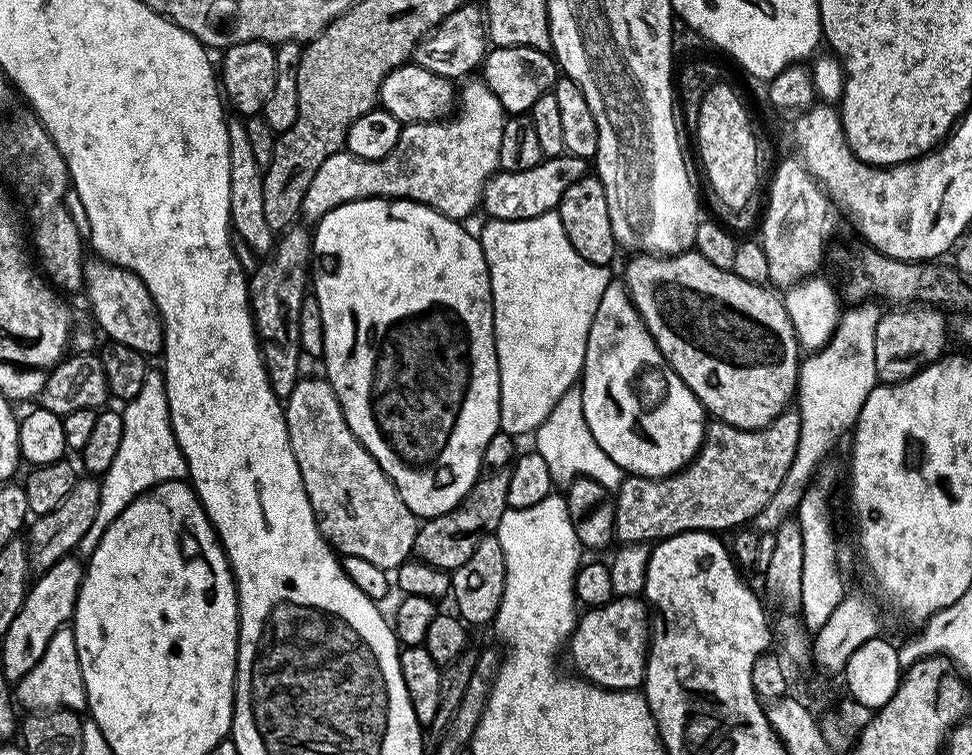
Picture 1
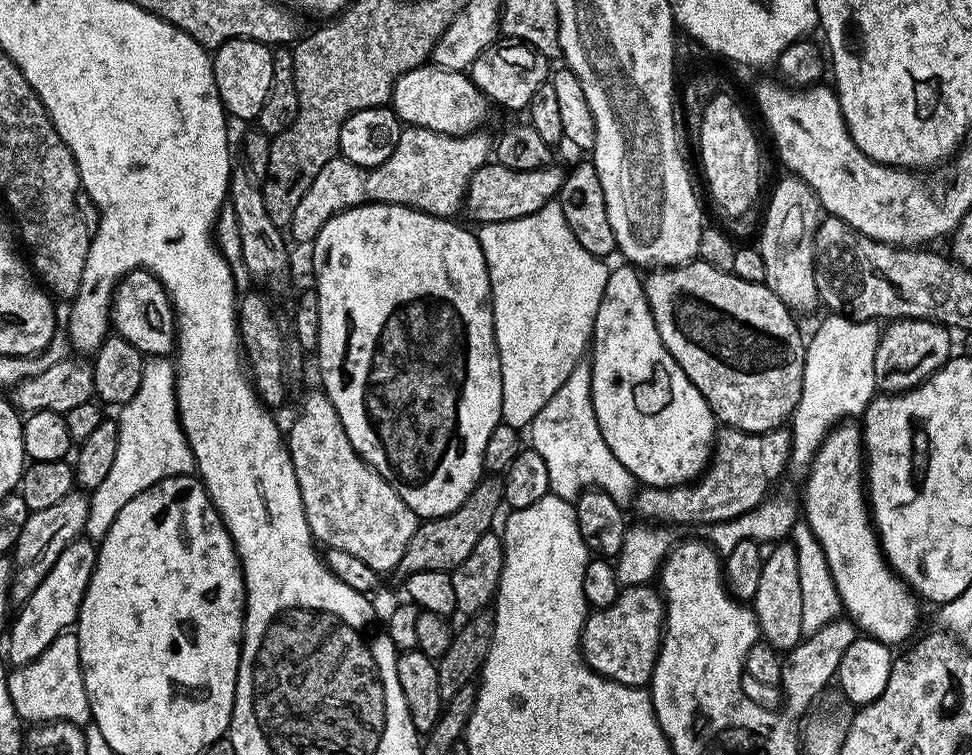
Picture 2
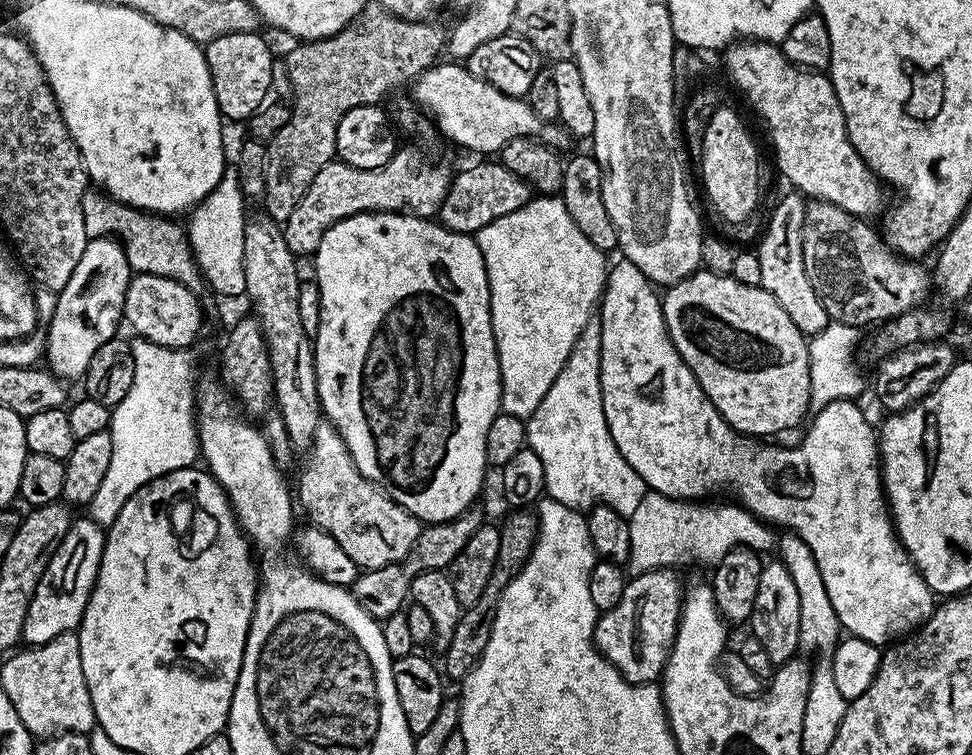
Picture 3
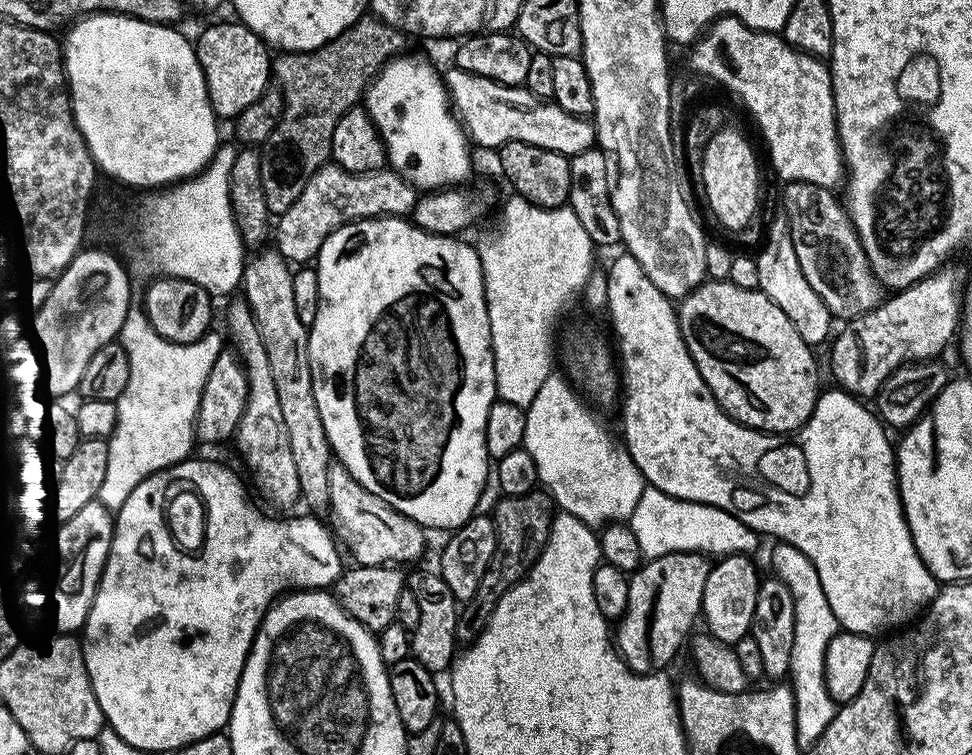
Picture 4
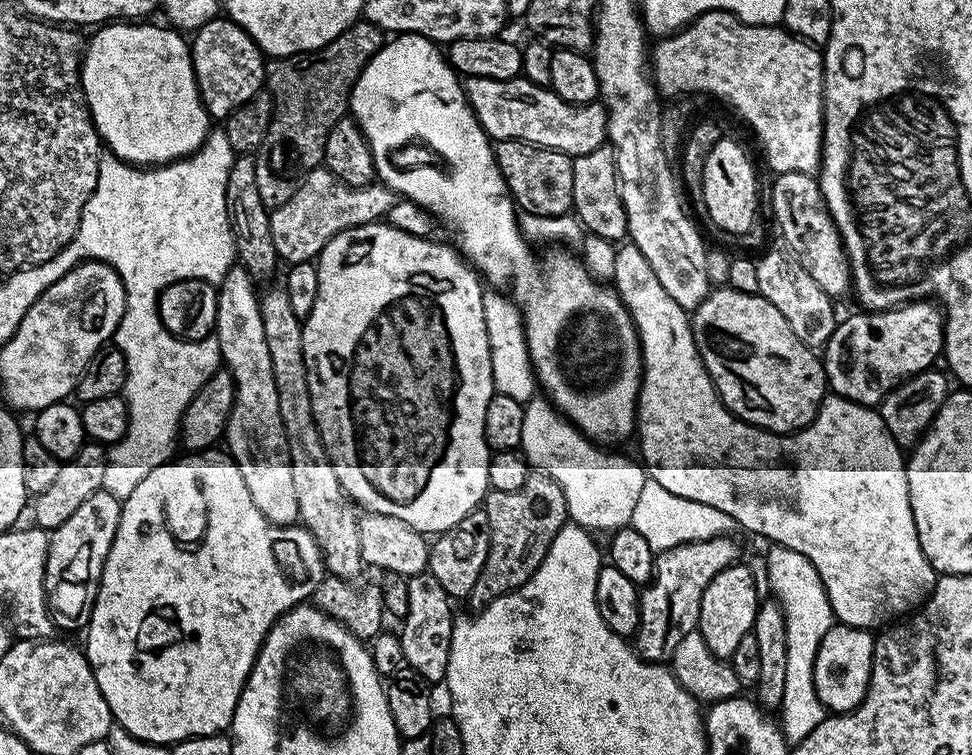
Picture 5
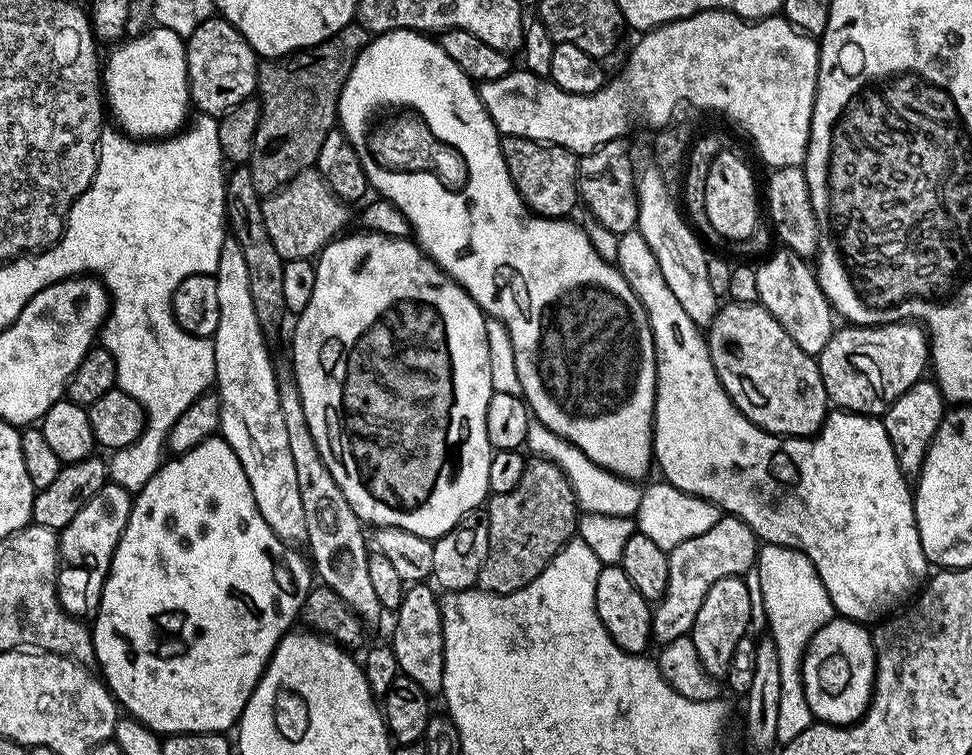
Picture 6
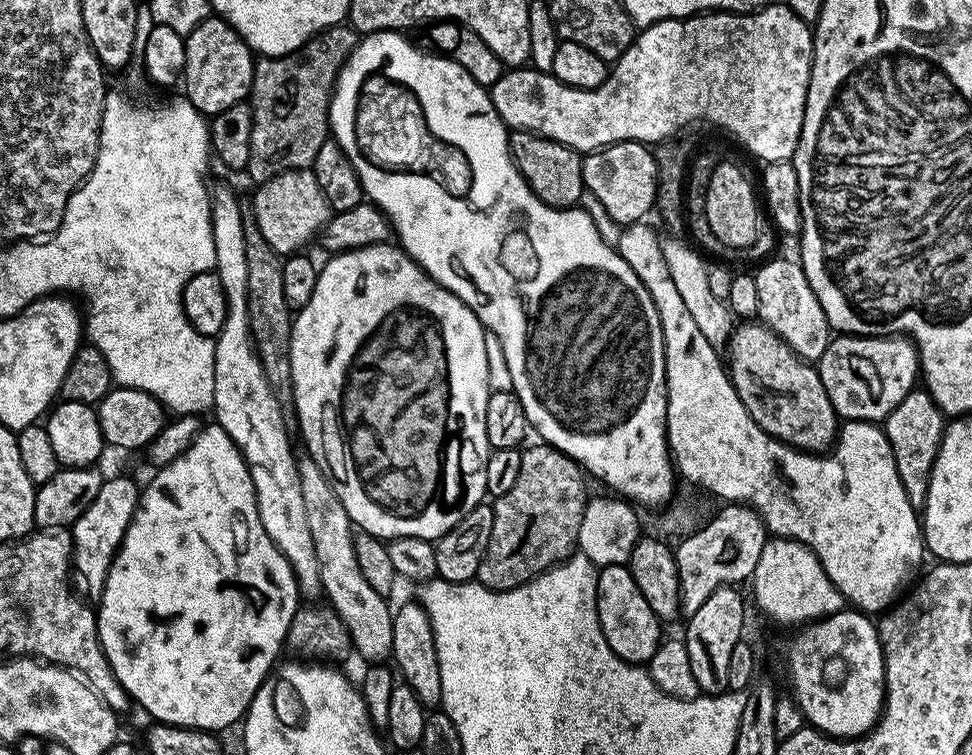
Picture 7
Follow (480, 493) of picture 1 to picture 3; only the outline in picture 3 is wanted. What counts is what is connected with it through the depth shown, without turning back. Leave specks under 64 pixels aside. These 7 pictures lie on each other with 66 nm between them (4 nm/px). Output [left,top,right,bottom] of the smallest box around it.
[350,506,486,622]

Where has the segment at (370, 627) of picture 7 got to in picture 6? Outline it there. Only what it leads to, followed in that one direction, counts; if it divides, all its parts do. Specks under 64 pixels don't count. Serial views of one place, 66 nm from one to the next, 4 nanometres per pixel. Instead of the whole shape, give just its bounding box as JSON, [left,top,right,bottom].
[276,367,382,621]

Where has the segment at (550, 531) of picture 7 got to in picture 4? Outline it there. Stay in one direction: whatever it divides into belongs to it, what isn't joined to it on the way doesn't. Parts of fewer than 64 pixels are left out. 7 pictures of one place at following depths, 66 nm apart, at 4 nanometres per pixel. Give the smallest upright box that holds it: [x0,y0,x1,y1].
[456,490,558,642]

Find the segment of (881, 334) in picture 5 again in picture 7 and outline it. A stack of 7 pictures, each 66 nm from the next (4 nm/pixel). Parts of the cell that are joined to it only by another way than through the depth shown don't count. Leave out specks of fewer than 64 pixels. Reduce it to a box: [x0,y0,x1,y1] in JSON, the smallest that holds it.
[818,334,920,422]

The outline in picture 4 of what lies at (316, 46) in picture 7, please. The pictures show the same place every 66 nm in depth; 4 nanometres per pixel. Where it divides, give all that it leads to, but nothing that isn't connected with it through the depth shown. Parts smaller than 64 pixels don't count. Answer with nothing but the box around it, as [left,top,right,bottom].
[260,14,405,217]

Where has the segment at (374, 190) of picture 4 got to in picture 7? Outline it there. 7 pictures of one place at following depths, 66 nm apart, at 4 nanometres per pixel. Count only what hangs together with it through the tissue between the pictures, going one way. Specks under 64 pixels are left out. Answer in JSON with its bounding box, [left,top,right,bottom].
[251,168,330,258]

